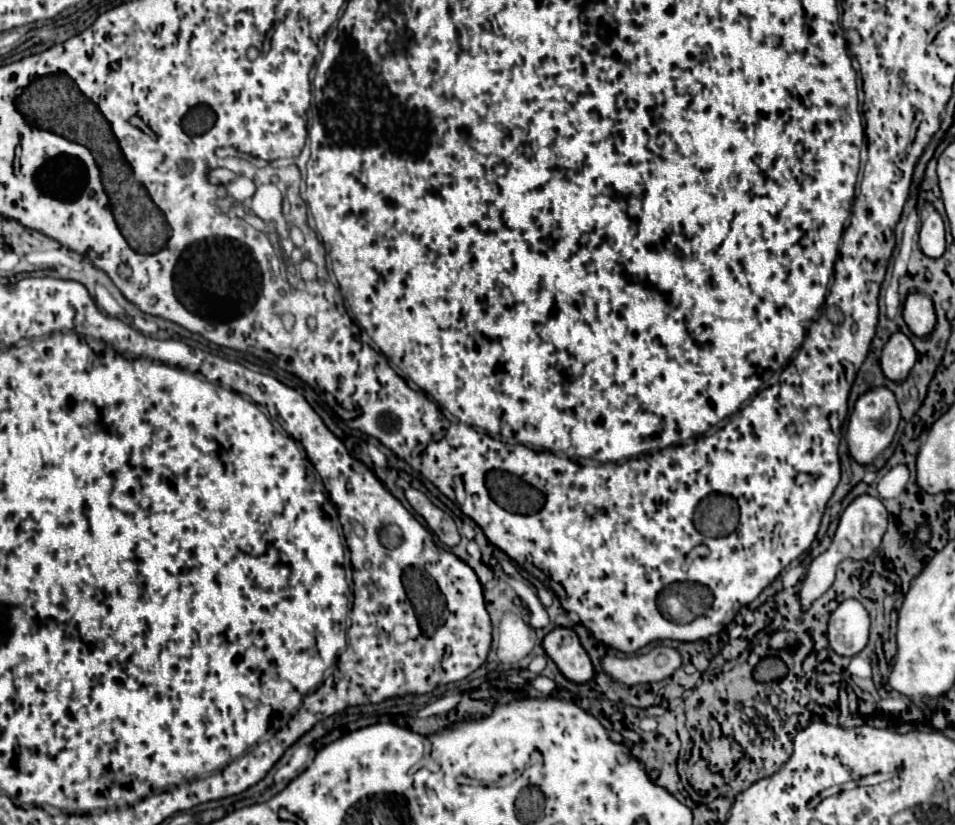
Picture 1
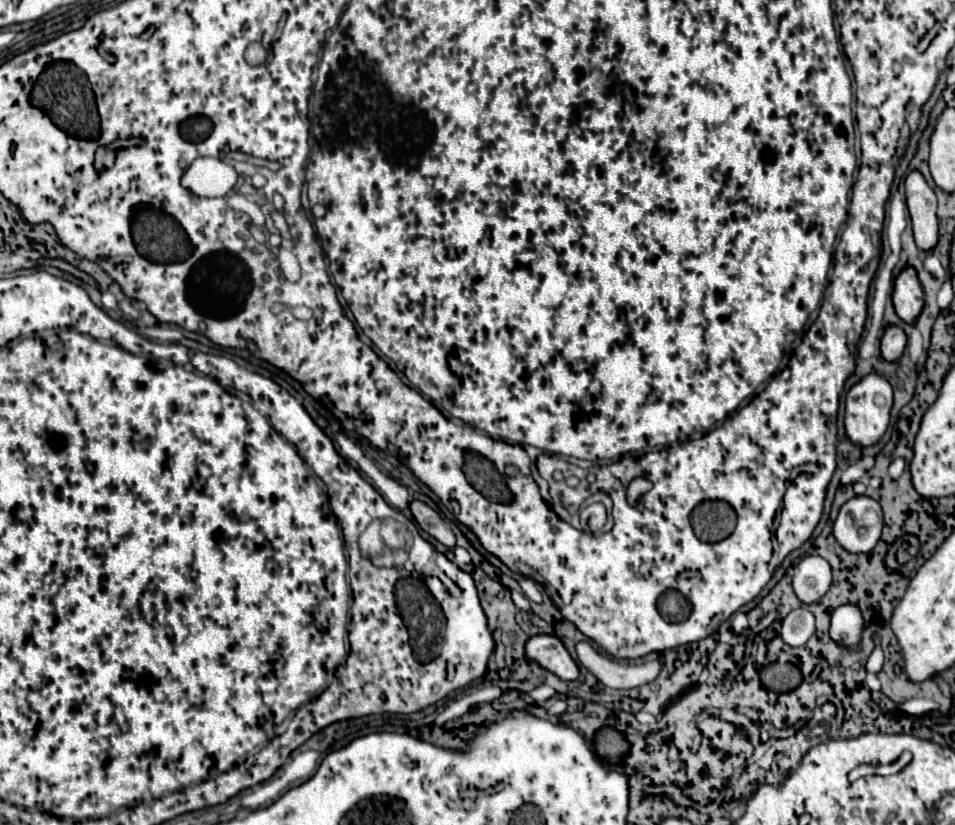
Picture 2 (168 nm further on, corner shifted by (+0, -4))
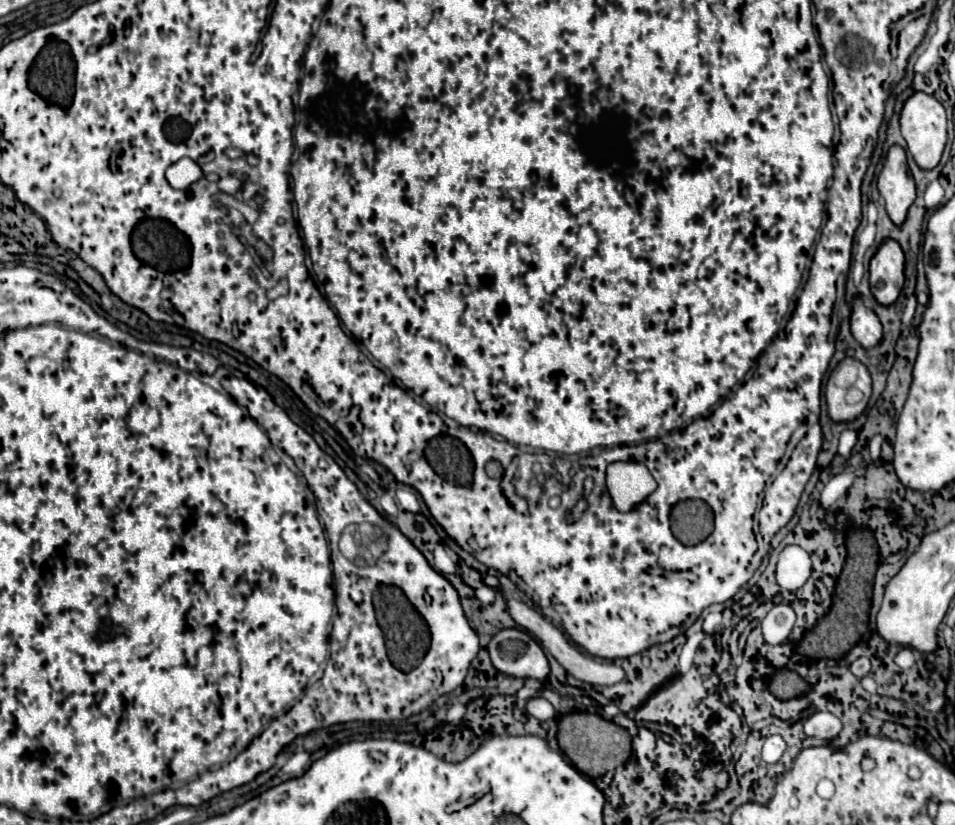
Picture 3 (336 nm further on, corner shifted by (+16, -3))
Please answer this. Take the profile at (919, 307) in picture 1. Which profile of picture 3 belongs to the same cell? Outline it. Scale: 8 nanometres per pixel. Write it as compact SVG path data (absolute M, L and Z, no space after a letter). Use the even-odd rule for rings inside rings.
M884 239L870 259L870 289L880 305L892 305L904 285L904 251L894 239Z

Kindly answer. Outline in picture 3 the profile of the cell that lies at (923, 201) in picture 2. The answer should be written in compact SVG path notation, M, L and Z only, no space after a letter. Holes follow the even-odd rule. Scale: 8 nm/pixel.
M892 145L886 153L884 167L878 175L878 191L886 201L886 211L896 225L902 225L908 207L916 199L916 187L908 169L906 151L900 145Z

